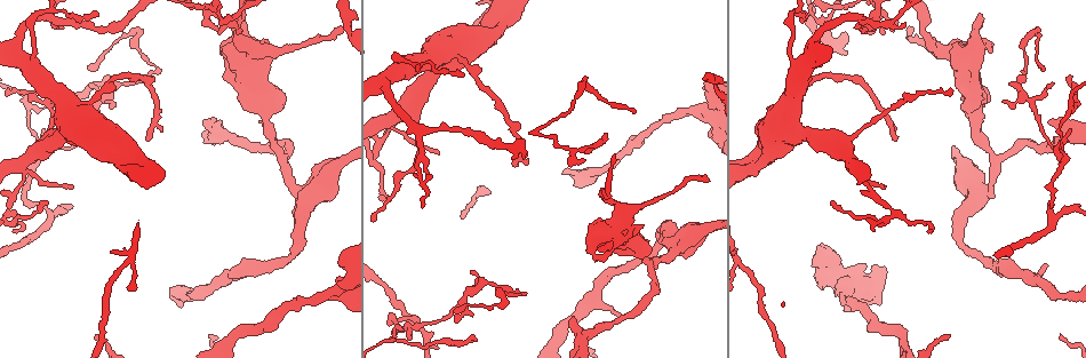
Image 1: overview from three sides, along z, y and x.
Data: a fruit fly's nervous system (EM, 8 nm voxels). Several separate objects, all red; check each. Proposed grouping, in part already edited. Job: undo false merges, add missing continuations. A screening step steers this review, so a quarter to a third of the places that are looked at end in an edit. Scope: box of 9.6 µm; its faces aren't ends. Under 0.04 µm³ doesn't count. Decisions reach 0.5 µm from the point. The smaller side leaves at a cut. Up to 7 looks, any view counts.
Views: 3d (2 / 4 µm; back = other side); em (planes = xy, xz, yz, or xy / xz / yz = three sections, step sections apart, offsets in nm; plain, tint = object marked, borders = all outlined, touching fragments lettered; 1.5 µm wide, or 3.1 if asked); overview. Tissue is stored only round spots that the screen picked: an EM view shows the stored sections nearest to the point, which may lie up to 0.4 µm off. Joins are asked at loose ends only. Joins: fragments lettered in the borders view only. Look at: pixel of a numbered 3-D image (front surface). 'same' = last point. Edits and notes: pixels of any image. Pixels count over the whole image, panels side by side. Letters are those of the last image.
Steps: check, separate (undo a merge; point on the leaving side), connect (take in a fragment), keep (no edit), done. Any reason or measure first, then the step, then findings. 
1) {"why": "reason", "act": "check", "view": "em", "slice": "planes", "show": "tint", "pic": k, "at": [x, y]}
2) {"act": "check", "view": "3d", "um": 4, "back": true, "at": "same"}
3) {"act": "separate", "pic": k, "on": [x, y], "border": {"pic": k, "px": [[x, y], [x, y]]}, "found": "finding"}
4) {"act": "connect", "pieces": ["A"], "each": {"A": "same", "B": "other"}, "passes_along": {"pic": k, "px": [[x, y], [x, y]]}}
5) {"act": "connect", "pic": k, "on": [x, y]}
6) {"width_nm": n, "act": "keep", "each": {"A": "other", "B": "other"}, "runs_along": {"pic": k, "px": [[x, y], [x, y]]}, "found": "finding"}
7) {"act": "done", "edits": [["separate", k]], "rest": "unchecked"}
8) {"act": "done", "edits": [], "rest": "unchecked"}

{"why": "branch stops here", "act": "check", "view": "em", "um": 3.1, "slice": "planes", "show": "plain", "pic": 1, "at": [473, 270]}

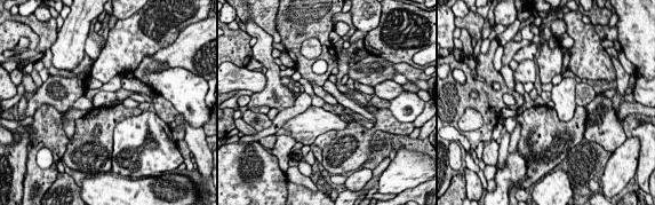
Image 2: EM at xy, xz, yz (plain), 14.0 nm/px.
{"why": "see the neighbours", "act": "check", "view": "em", "um": 3.1, "slice": "planes", "show": "borders", "at": "same"}

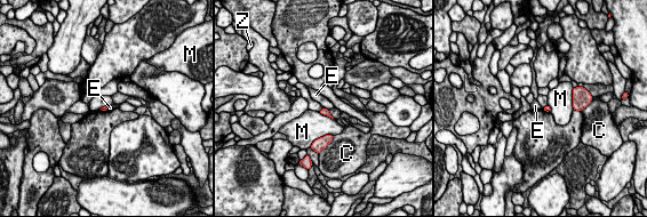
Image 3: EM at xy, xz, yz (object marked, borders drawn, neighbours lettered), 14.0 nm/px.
{"act": "keep", "each": {"C": "other", "E": "other", "M": "other", "Z": "other"}, "border": {"pic": 3, "px": [[324, 106], [327, 110]]}, "found": "none of them fits"}

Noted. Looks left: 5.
{"why": "free end", "act": "check", "view": "em", "slice": "planes", "show": "borders", "pic": 1, "at": [573, 319]}

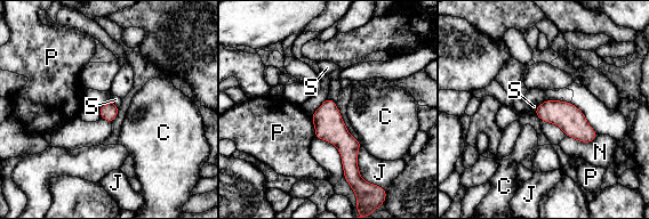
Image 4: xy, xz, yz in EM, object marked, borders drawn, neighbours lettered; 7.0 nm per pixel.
{"act": "keep", "each": {"C": "other", "J": "other", "N": "other", "P": "other", "S": "other"}, "found": "none of them fits"}

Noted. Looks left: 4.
{"why": "abrupt turn", "act": "check", "view": "em", "slice": "yz", "step": 4, "show": "tint", "pic": 1, "at": [955, 238]}

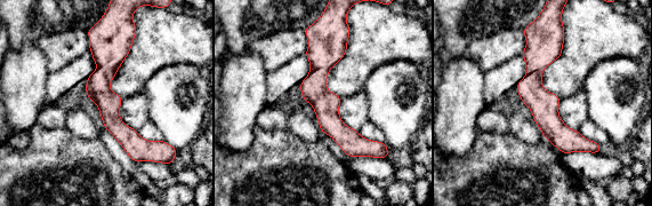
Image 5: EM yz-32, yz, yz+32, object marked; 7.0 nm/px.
{"why": "another direction", "act": "check", "view": "em", "slice": "planes", "show": "borders", "at": "same"}

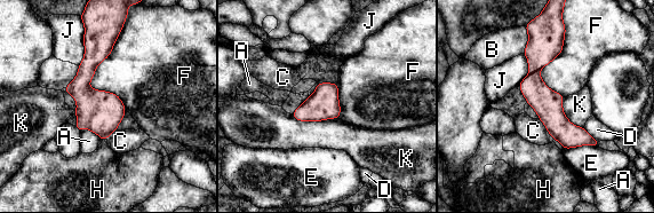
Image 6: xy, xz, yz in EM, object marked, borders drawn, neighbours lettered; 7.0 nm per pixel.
{"act": "keep", "each": {"A": "other", "B": "other", "C": "other", "D": "other", "E": "other", "F": "other", "H": "other", "J": "other", "K": "other"}, "runs_along": {"pic": 6, "px": [[539, 31], [534, 89], [585, 142]]}, "found": "all the same neuron"}

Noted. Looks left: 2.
{"act": "done", "edits": [], "rest": "unchecked"}

